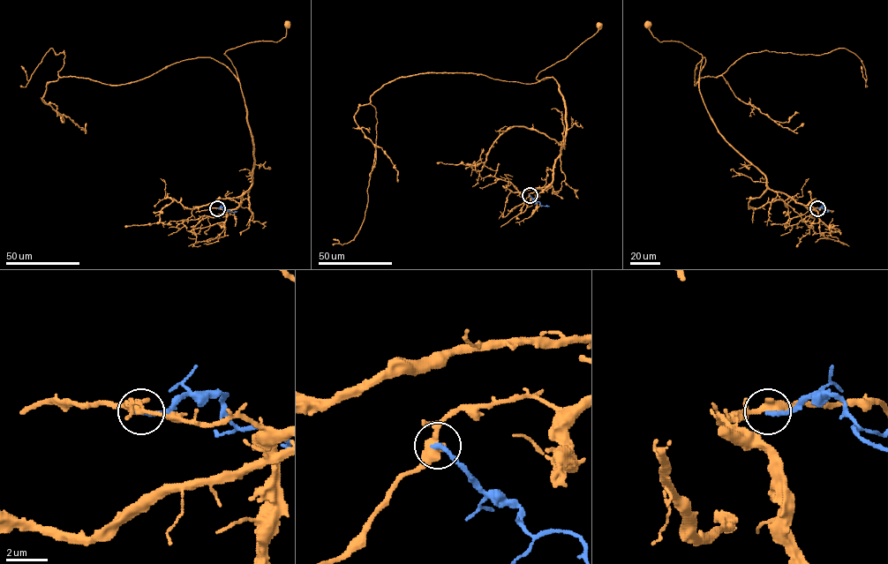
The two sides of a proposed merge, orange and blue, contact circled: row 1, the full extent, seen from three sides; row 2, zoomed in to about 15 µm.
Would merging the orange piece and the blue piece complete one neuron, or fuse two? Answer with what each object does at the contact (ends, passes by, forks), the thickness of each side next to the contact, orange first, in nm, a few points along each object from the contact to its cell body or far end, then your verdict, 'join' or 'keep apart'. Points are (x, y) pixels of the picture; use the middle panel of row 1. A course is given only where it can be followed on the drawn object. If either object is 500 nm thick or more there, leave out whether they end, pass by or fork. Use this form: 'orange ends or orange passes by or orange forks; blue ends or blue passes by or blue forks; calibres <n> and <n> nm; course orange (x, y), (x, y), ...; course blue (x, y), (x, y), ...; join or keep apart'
orange forks; blue ends; calibres 360 and 220 nm; course orange (530, 195), (551, 182), (566, 124), (560, 86), (553, 77), (536, 77), (564, 59), (599, 25); course blue (530, 195), (542, 206), (549, 206); keep apart

